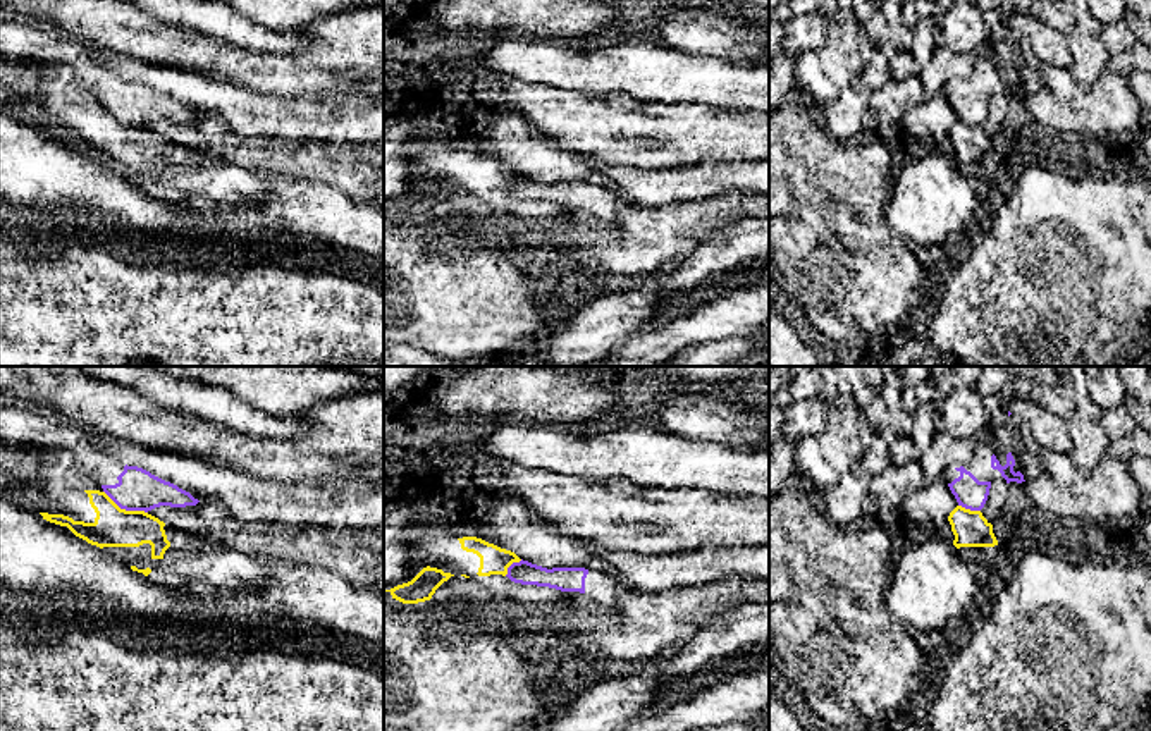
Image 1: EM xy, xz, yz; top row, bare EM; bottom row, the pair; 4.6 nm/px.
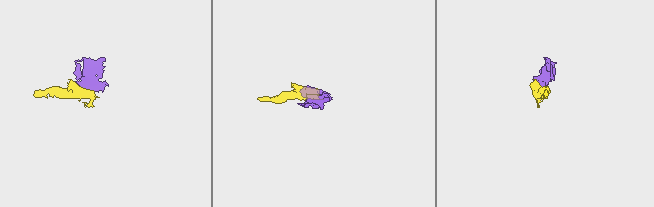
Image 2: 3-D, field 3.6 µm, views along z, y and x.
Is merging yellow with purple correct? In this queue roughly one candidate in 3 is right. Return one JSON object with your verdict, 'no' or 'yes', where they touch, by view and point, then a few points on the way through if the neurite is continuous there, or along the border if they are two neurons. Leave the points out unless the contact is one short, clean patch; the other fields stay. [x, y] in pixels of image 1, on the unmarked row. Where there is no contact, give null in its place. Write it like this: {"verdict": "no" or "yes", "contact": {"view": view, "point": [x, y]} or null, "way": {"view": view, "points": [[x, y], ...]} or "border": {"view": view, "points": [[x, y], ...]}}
{"verdict": "no", "contact": {"view": "xy", "point": [124, 124]}, "border": {"view": "xy", "points": [[104, 105], [121, 122], [143, 124], [147, 128]]}}

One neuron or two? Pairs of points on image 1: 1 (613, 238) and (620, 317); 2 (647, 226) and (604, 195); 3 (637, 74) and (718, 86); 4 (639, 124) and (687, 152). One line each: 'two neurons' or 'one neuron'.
1: two neurons
2: one neuron
3: one neuron
4: one neuron

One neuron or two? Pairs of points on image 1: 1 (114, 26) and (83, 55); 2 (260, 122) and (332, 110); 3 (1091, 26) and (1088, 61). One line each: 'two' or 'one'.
1: two
2: one
3: one

